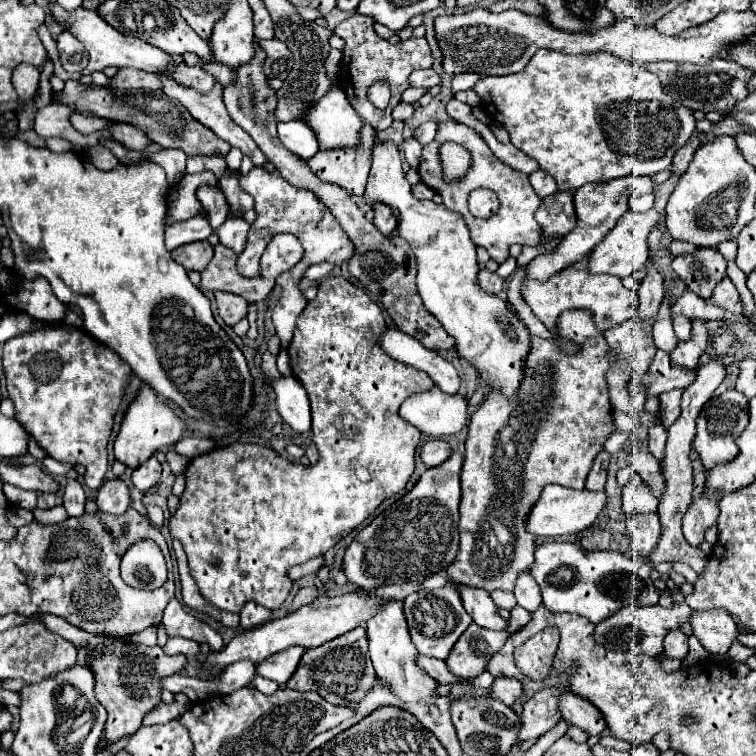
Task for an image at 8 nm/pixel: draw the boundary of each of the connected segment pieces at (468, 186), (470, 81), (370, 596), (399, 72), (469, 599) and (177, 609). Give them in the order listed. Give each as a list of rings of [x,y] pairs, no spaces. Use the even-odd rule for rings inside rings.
[[[448,121],[448,123],[440,123],[438,125],[438,133],[434,137],[432,143],[428,143],[424,149],[422,149],[422,167],[420,167],[420,177],[422,181],[430,187],[430,189],[436,189],[436,193],[442,195],[444,199],[444,205],[456,213],[460,213],[466,221],[466,225],[470,227],[470,237],[476,245],[482,245],[490,257],[498,263],[506,261],[508,259],[508,247],[518,243],[522,247],[526,245],[540,245],[544,241],[544,235],[542,235],[542,229],[540,225],[536,223],[534,219],[534,213],[536,209],[540,207],[540,197],[534,193],[530,181],[528,181],[528,175],[524,173],[518,173],[518,171],[512,171],[510,167],[504,167],[494,155],[492,151],[488,151],[488,145],[484,143],[484,139],[480,139],[480,135],[476,135],[470,127],[464,127],[462,123],[456,123],[456,121]],[[444,141],[454,141],[454,143],[460,143],[462,147],[466,147],[470,153],[472,153],[472,167],[470,171],[458,183],[444,183],[442,181],[442,167],[440,167],[440,161],[438,161],[438,147],[444,143]],[[478,188],[487,188],[496,191],[496,195],[500,197],[500,211],[496,215],[492,215],[490,219],[482,221],[482,219],[476,219],[468,213],[468,198],[469,194]]]
[[[460,73],[454,77],[452,81],[452,91],[458,93],[458,91],[466,91],[466,89],[472,89],[476,83],[480,81],[480,75],[472,75],[472,73]]]
[[[356,589],[352,593],[346,593],[346,595],[338,595],[338,597],[316,597],[310,605],[304,605],[300,607],[298,611],[292,611],[290,615],[282,617],[282,619],[274,619],[274,621],[268,621],[256,629],[250,629],[250,631],[244,631],[242,635],[234,637],[228,647],[216,655],[210,655],[204,663],[204,671],[208,673],[214,673],[214,671],[220,671],[222,667],[230,665],[230,663],[236,663],[236,661],[244,661],[244,659],[250,659],[254,663],[262,663],[266,661],[270,655],[274,653],[280,653],[292,645],[302,645],[306,649],[310,647],[318,647],[330,639],[336,639],[338,635],[344,635],[352,629],[356,629],[358,625],[364,625],[372,615],[376,615],[376,611],[380,611],[380,607],[386,603],[386,599],[374,595],[374,593],[368,593],[364,589]]]
[[[352,15],[350,19],[342,21],[334,33],[338,37],[344,39],[344,55],[342,55],[342,75],[338,75],[338,85],[344,89],[348,101],[352,103],[352,107],[360,113],[360,117],[370,123],[374,129],[388,129],[392,125],[392,109],[400,103],[402,93],[410,87],[408,77],[412,71],[416,69],[426,69],[432,67],[432,53],[428,47],[428,41],[424,37],[410,37],[406,41],[398,41],[398,43],[390,43],[386,39],[382,39],[376,31],[374,31],[374,19],[372,17],[364,17],[364,15]],[[378,79],[388,79],[390,87],[392,87],[392,103],[386,109],[376,109],[372,103],[368,103],[366,99],[366,89],[368,85],[372,85]]]
[[[456,585],[456,589],[462,597],[464,609],[474,619],[476,625],[486,627],[486,629],[496,629],[496,631],[506,631],[508,629],[508,621],[500,617],[498,607],[494,605],[488,591],[472,589],[472,587],[460,587],[460,585]]]
[[[172,599],[172,603],[168,603],[168,607],[164,611],[162,625],[166,627],[168,637],[184,637],[184,639],[192,639],[200,645],[206,643],[214,651],[220,651],[220,647],[222,647],[220,633],[214,631],[202,619],[184,611],[184,607],[176,599]]]

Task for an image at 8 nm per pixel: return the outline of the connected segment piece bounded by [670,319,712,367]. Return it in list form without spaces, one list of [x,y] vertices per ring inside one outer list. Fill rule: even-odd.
[[[692,319],[692,337],[688,341],[680,341],[676,345],[676,349],[670,353],[672,361],[678,365],[684,365],[684,367],[696,367],[700,361],[700,355],[708,347],[710,339],[712,337],[710,337],[704,321]]]

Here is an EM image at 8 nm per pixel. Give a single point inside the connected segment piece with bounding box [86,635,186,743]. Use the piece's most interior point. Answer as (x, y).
(127, 675)

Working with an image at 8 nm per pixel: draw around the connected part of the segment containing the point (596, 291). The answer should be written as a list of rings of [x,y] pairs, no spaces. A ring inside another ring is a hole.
[[[590,253],[580,263],[574,263],[570,267],[554,273],[544,283],[540,283],[536,279],[528,279],[524,283],[522,299],[528,303],[532,313],[546,325],[548,331],[556,333],[558,317],[570,309],[588,309],[592,313],[592,321],[594,321],[598,331],[612,329],[612,327],[616,327],[616,325],[620,325],[620,323],[624,323],[636,315],[638,295],[634,291],[630,291],[628,287],[624,287],[624,283],[618,277],[590,273],[588,261],[590,261]]]

